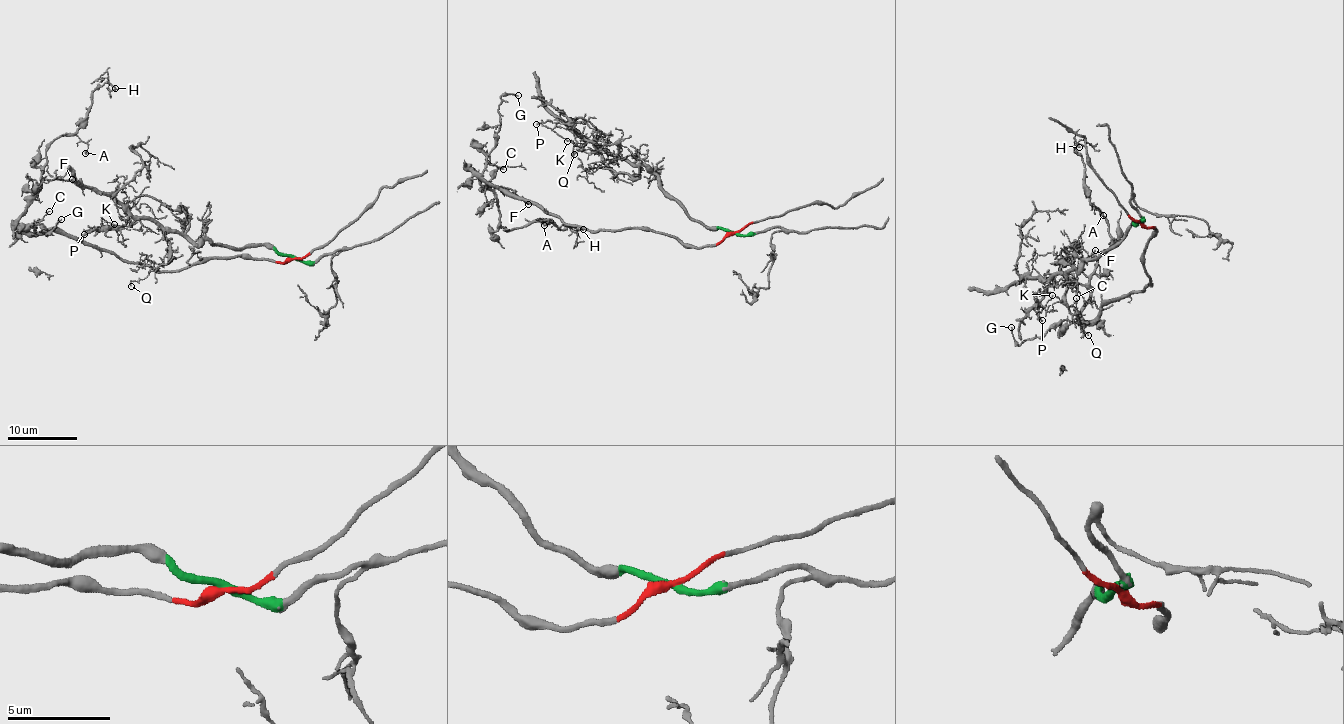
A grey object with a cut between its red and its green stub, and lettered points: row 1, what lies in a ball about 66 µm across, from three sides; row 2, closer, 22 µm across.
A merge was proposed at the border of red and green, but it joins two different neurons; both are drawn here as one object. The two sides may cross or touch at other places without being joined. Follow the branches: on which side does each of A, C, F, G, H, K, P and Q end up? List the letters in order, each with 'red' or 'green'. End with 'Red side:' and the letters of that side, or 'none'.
A: red
C: red
F: red
G: red
H: red
K: green
P: green
Q: green
Red side: A, C, F, G, H

